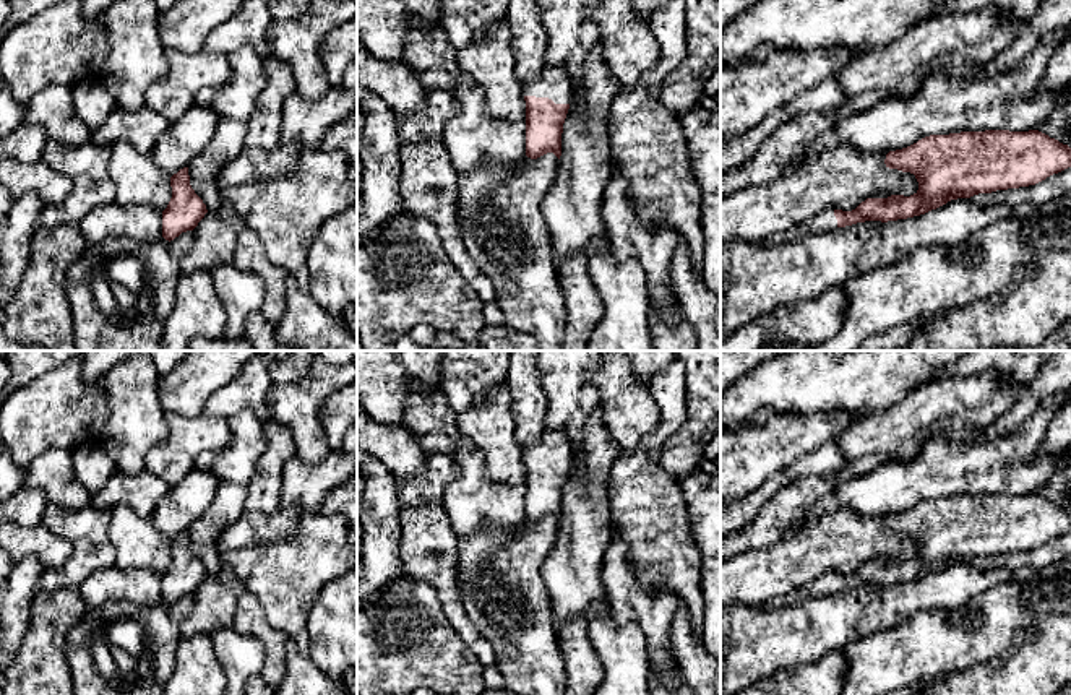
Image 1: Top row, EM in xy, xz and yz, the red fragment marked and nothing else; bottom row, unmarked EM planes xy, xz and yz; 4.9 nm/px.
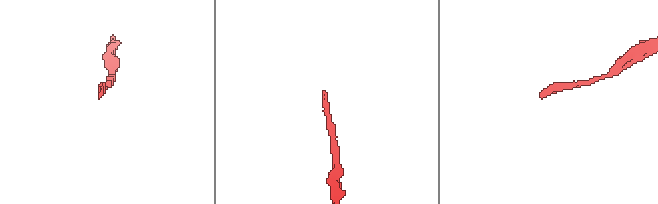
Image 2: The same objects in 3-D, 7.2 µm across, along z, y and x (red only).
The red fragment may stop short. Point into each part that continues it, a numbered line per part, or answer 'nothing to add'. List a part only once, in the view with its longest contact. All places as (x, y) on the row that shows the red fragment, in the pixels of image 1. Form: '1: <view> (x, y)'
1: xz (554, 83)

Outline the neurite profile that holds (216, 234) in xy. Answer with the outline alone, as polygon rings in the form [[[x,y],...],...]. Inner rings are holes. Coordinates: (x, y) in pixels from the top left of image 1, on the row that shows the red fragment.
[[[222,200],[221,208],[206,213],[193,229],[195,242],[182,260],[182,273],[209,271],[214,265],[234,263],[237,237],[245,227],[232,203]]]

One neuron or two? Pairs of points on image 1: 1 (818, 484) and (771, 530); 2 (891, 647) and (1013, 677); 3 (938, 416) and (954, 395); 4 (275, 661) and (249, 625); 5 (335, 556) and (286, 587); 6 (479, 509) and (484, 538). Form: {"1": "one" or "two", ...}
{"1": "one", "2": "two", "3": "one", "4": "one", "5": "one", "6": "two"}

